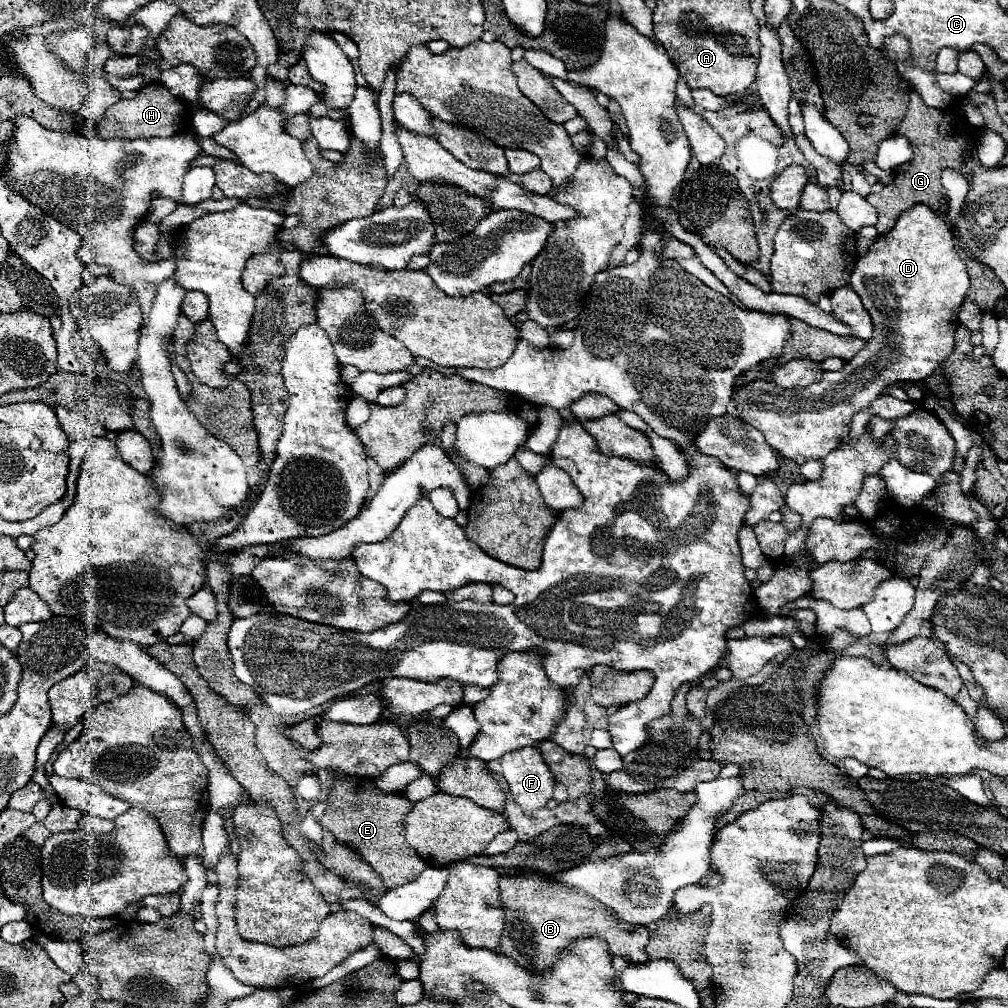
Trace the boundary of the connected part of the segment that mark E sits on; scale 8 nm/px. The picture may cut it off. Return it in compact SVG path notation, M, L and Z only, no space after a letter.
M347 777L335 781L335 791L327 801L323 827L333 833L339 843L351 845L361 857L381 875L387 889L415 881L425 871L425 861L405 841L405 817L413 809L413 803L403 795L381 795L371 779Z

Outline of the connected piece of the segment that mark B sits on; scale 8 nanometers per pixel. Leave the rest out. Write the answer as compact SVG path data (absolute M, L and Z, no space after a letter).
M529 871L501 877L499 887L505 911L505 933L501 937L501 953L513 959L513 963L527 969L529 973L541 975L549 971L557 963L559 953L569 949L581 937L603 939L613 957L623 957L629 963L649 961L649 955L645 951L649 943L647 927L637 927L617 919L617 915L613 915L609 907L585 893L561 885L551 887L545 875Z

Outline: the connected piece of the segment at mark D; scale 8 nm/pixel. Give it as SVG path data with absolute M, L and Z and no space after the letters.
M919 203L901 213L895 227L889 233L879 235L877 241L869 247L867 255L857 259L849 283L863 299L863 305L869 311L875 327L873 337L867 341L867 347L857 353L857 357L845 363L841 371L825 371L823 379L809 387L787 391L771 381L753 381L739 389L735 395L739 417L759 429L767 443L771 443L771 447L777 449L783 457L793 459L795 455L803 455L805 459L823 459L839 445L839 439L847 435L849 421L857 411L869 409L871 403L889 385L899 381L917 383L929 377L937 367L945 363L947 355L953 351L953 335L959 327L957 313L969 291L969 275L965 261L955 249L951 225L937 211Z

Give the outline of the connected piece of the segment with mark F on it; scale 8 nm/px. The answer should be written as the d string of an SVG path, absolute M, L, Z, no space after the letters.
M523 747L501 757L501 773L509 783L513 801L525 811L545 807L553 797L555 777L537 747Z

